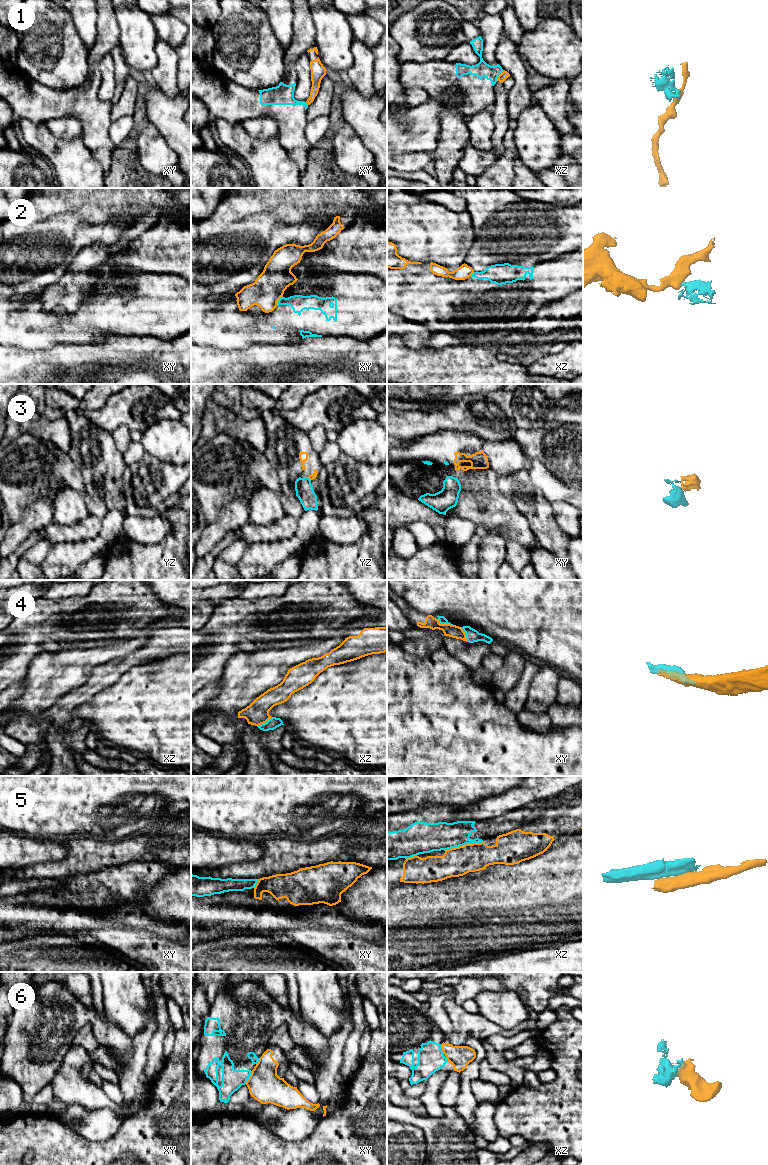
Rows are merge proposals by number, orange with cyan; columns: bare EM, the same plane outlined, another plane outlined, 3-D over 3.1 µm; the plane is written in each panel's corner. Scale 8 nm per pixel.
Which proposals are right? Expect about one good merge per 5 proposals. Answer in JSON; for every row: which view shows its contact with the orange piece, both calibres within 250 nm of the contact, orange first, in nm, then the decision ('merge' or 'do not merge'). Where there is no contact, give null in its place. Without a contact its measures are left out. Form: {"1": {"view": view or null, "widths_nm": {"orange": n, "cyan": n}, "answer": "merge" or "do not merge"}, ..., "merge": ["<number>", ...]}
{"1": {"view": "xz", "widths_nm": {"orange": 70, "cyan": 120}, "answer": "do not merge"}, "2": {"view": "xy", "widths_nm": {"orange": 240, "cyan": 140}, "answer": "do not merge"}, "3": {"view": "yz", "widths_nm": {"orange": 50, "cyan": 140}, "answer": "do not merge"}, "4": {"view": "xy", "widths_nm": {"orange": 100, "cyan": 60}, "answer": "merge"}, "5": {"view": "xz", "widths_nm": {"orange": 240, "cyan": 220}, "answer": "do not merge"}, "6": {"view": "xy", "widths_nm": {"orange": 260, "cyan": 170}, "answer": "do not merge"}, "merge": ["4"]}

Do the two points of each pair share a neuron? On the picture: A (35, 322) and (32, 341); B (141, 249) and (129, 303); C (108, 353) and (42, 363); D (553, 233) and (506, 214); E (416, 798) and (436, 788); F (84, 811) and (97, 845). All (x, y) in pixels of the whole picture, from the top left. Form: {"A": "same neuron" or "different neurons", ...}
{"A": "same neuron", "B": "different neurons", "C": "same neuron", "D": "same neuron", "E": "same neuron", "F": "different neurons"}

